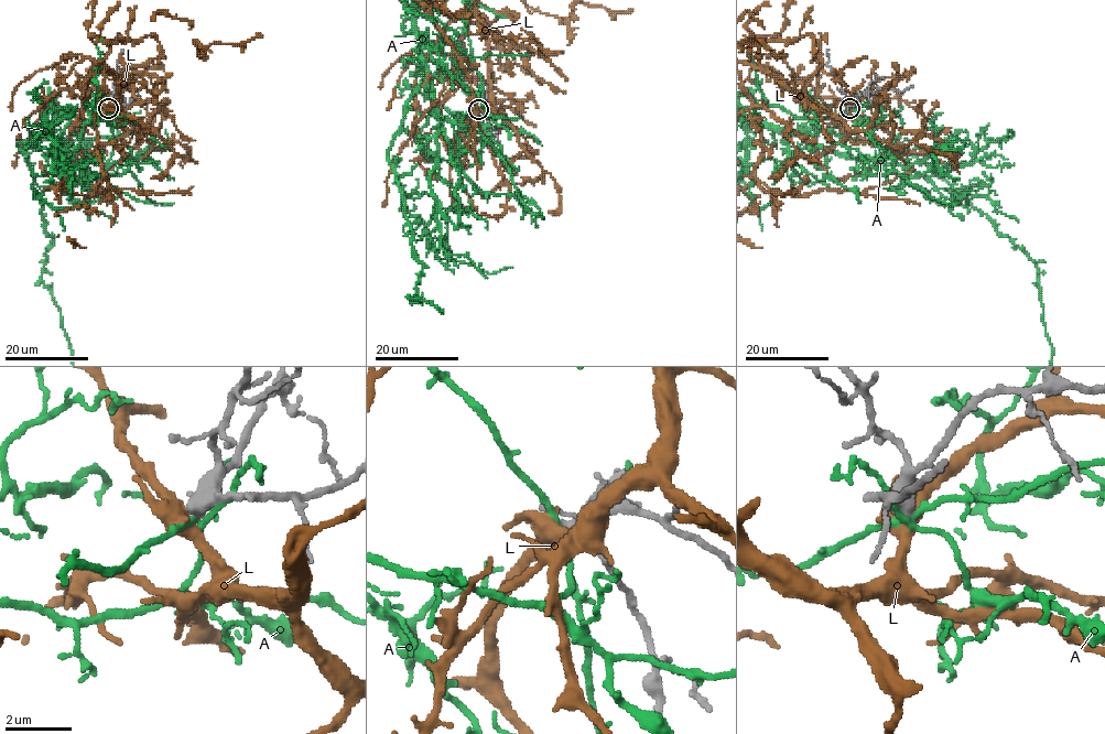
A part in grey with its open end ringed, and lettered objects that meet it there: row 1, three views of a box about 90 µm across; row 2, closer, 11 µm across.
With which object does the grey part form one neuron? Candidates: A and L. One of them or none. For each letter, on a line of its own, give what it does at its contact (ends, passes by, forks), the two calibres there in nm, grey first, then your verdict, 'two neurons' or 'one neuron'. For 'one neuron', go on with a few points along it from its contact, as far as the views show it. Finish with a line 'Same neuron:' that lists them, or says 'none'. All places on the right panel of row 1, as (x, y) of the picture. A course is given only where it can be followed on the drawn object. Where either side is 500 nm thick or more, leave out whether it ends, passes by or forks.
A: it forks there; 480 nm thick on the grey side, 150 nm on the other; two neurons
L: it forks there; 440 nm thick on the grey side, 480 nm on the other; two neurons
Same neuron: none

